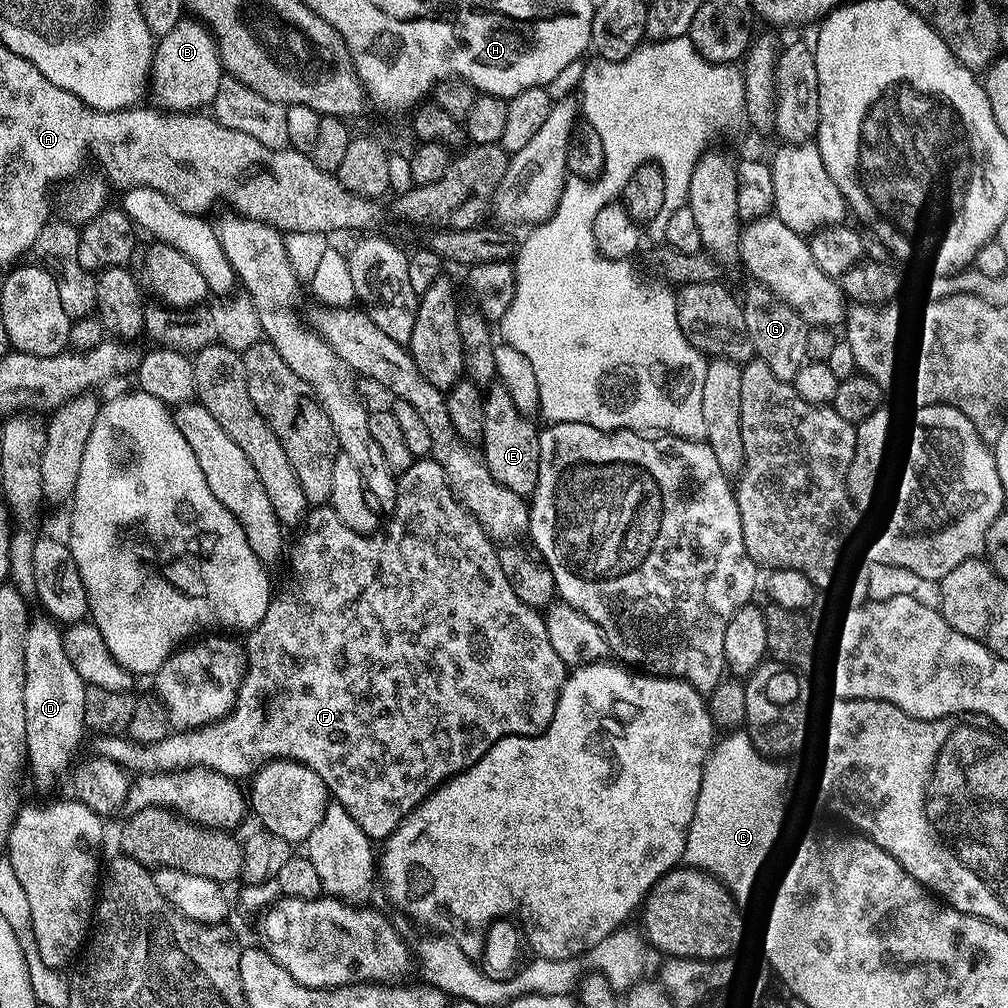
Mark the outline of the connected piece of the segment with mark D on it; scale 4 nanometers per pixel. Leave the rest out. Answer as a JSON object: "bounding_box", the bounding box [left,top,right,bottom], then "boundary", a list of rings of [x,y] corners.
{"bounding_box":[24,619,90,792],"boundary":[[[33,619],[29,623],[24,642],[24,661],[27,767],[31,779],[33,776],[37,786],[48,792],[71,766],[84,740],[84,711],[89,711],[90,697],[84,680],[78,678],[78,670],[74,670],[74,666],[70,666],[70,658],[66,658],[64,634],[55,619]]]}

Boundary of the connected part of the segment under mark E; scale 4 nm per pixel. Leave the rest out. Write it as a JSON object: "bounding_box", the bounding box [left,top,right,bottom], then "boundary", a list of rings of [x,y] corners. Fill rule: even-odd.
{"bounding_box":[482,382,540,498],"boundary":[[[496,382],[483,393],[484,417],[482,418],[482,459],[485,466],[494,474],[494,478],[514,494],[528,498],[536,489],[538,482],[538,458],[540,457],[540,432],[532,425],[533,421],[514,406],[514,400],[504,388]]]}

